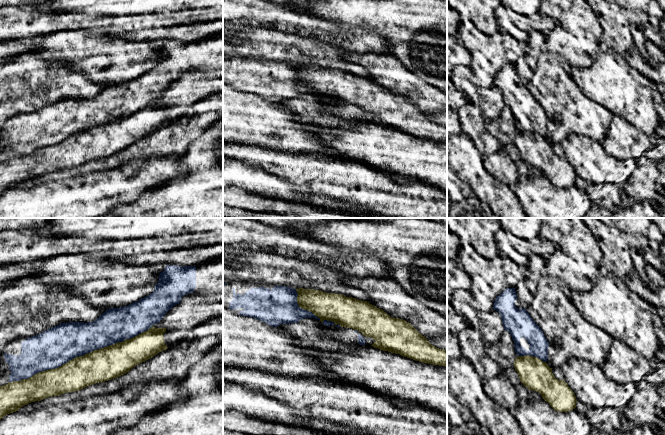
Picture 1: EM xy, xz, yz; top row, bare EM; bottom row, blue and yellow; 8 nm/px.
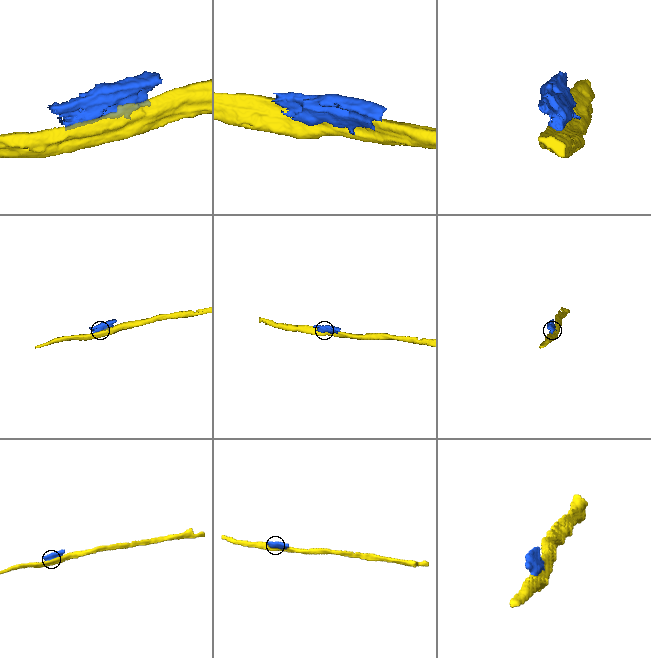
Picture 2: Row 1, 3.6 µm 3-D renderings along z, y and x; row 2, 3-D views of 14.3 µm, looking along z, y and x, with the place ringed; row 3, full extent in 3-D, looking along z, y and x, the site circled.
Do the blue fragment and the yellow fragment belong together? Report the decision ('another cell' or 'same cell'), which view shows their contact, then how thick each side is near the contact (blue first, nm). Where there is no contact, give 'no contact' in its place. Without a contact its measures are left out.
another cell | xy | 300/260 nm

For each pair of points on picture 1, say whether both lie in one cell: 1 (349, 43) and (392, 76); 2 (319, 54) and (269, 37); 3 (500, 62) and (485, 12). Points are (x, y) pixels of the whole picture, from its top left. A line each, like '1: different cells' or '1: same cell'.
1: different cells
2: same cell
3: same cell

